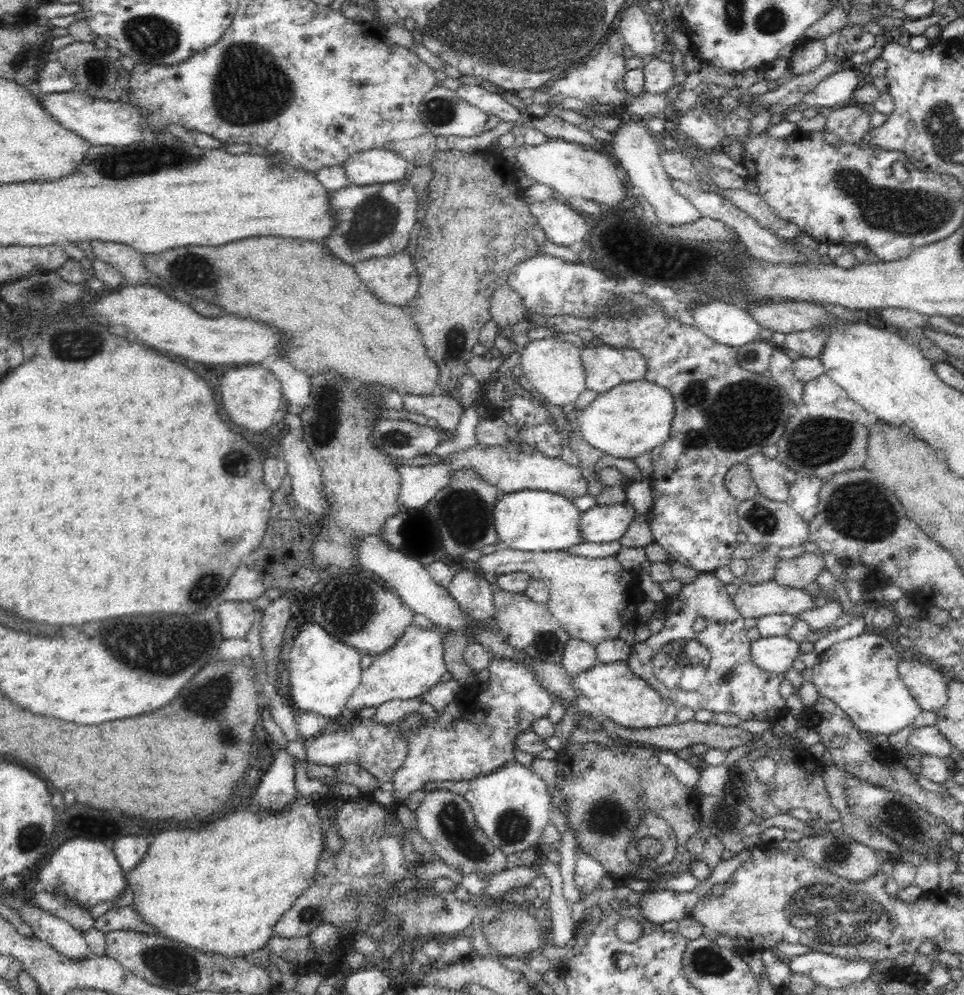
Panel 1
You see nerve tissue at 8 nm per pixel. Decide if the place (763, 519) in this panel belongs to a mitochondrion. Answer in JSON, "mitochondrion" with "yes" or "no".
{"mitochondrion":"yes"}

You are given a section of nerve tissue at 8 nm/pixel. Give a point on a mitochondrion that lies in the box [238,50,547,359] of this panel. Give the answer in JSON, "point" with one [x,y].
{"point":[373,220]}

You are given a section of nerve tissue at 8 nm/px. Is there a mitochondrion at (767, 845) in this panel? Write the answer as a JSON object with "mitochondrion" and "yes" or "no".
{"mitochondrion":"no"}

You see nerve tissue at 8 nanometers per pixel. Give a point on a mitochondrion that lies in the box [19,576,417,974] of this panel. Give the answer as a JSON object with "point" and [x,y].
{"point":[172,650]}

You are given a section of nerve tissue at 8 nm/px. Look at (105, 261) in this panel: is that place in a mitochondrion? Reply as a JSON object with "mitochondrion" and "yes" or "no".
{"mitochondrion":"no"}

